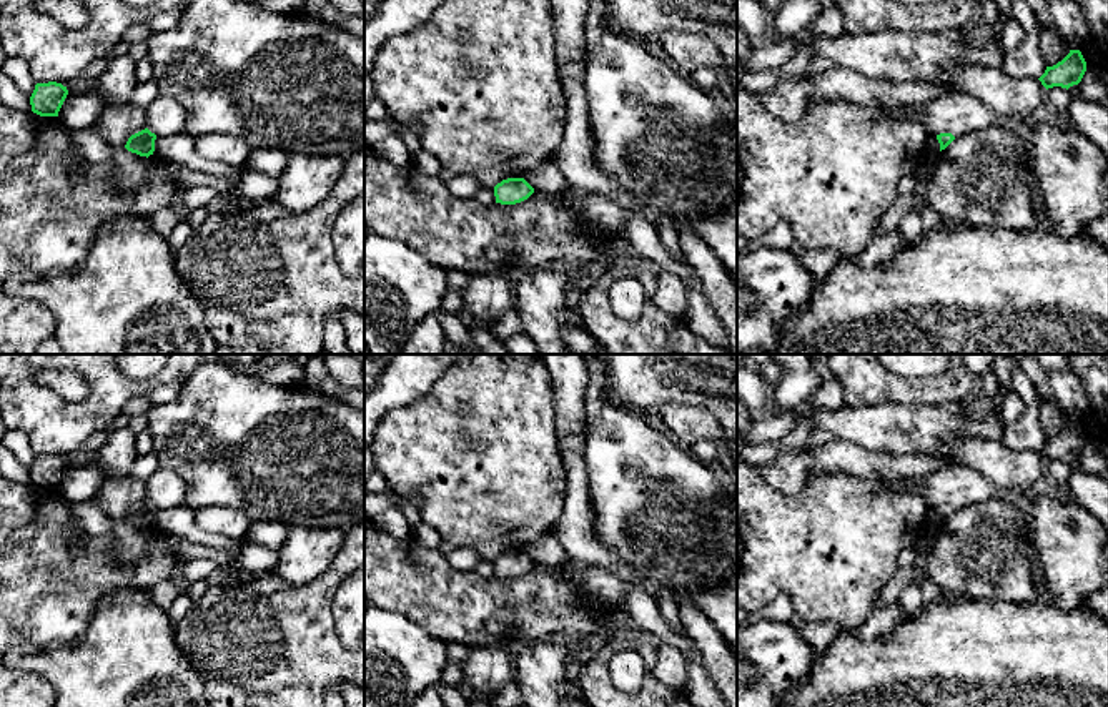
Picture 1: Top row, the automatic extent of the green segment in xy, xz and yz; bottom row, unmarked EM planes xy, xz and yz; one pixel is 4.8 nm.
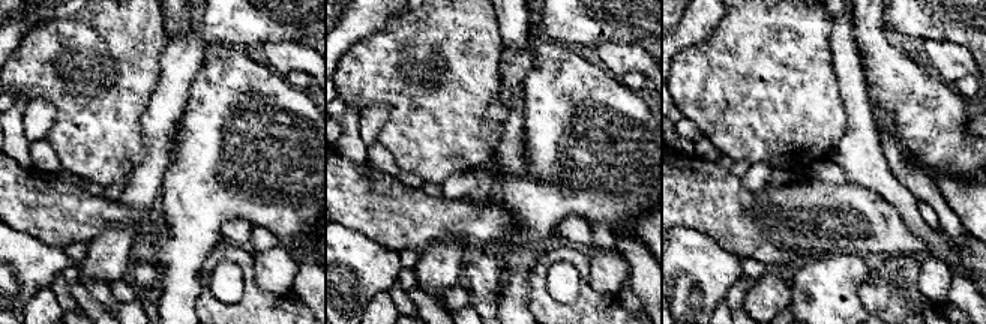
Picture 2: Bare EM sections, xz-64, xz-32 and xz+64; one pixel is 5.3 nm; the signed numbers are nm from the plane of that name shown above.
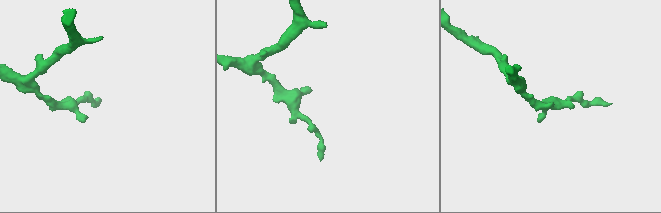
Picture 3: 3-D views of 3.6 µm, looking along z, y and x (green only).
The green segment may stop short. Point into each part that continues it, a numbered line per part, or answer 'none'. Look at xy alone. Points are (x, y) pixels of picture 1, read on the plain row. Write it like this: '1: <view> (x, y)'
none

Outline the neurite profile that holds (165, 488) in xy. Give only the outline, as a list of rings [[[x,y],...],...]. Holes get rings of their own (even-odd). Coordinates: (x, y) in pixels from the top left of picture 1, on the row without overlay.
[[[158,467],[146,481],[146,501],[156,509],[185,506],[186,484],[183,477],[165,467]]]

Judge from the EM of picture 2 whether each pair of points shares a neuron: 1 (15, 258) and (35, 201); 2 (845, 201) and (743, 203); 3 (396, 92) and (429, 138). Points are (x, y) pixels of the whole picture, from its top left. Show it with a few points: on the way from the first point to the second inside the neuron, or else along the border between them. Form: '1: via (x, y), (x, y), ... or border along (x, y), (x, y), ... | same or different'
1: border along (15, 228), (57, 246) | different
2: via (820, 204), (769, 204) | same
3: via (408, 104), (429, 126) | same

